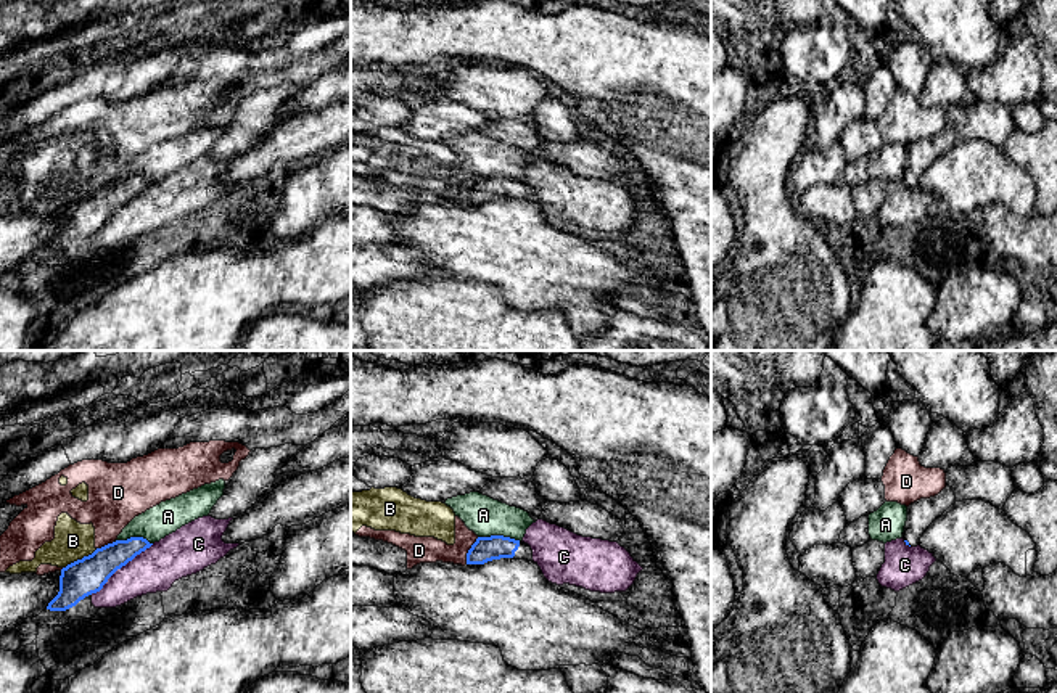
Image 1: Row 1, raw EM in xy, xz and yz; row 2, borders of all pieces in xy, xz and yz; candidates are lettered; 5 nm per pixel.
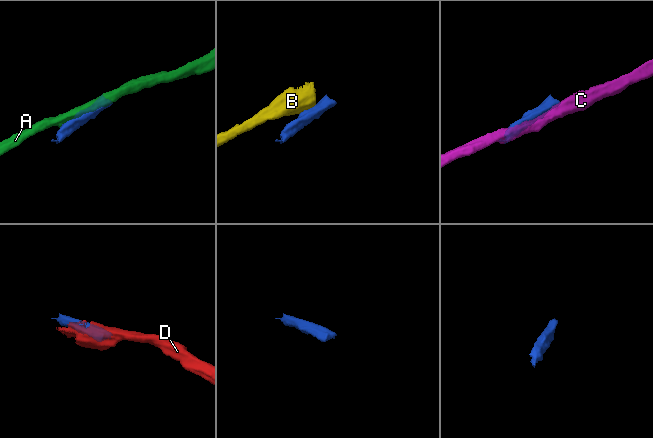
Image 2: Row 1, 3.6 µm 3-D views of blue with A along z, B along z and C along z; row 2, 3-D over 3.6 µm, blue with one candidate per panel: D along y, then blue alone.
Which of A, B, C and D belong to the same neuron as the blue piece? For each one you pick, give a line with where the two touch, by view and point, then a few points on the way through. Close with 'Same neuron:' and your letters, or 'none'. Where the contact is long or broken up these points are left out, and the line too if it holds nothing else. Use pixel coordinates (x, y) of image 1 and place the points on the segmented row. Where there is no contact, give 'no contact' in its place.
Same neuron: none

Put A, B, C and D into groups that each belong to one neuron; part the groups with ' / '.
A / B D / C

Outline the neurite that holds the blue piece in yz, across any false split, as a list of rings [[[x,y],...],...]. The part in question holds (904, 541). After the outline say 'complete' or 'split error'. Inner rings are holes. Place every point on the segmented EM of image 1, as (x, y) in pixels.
[[[948,484],[938,495],[911,503],[903,532],[906,545],[917,547],[927,527],[954,503],[956,495]]] | split error

